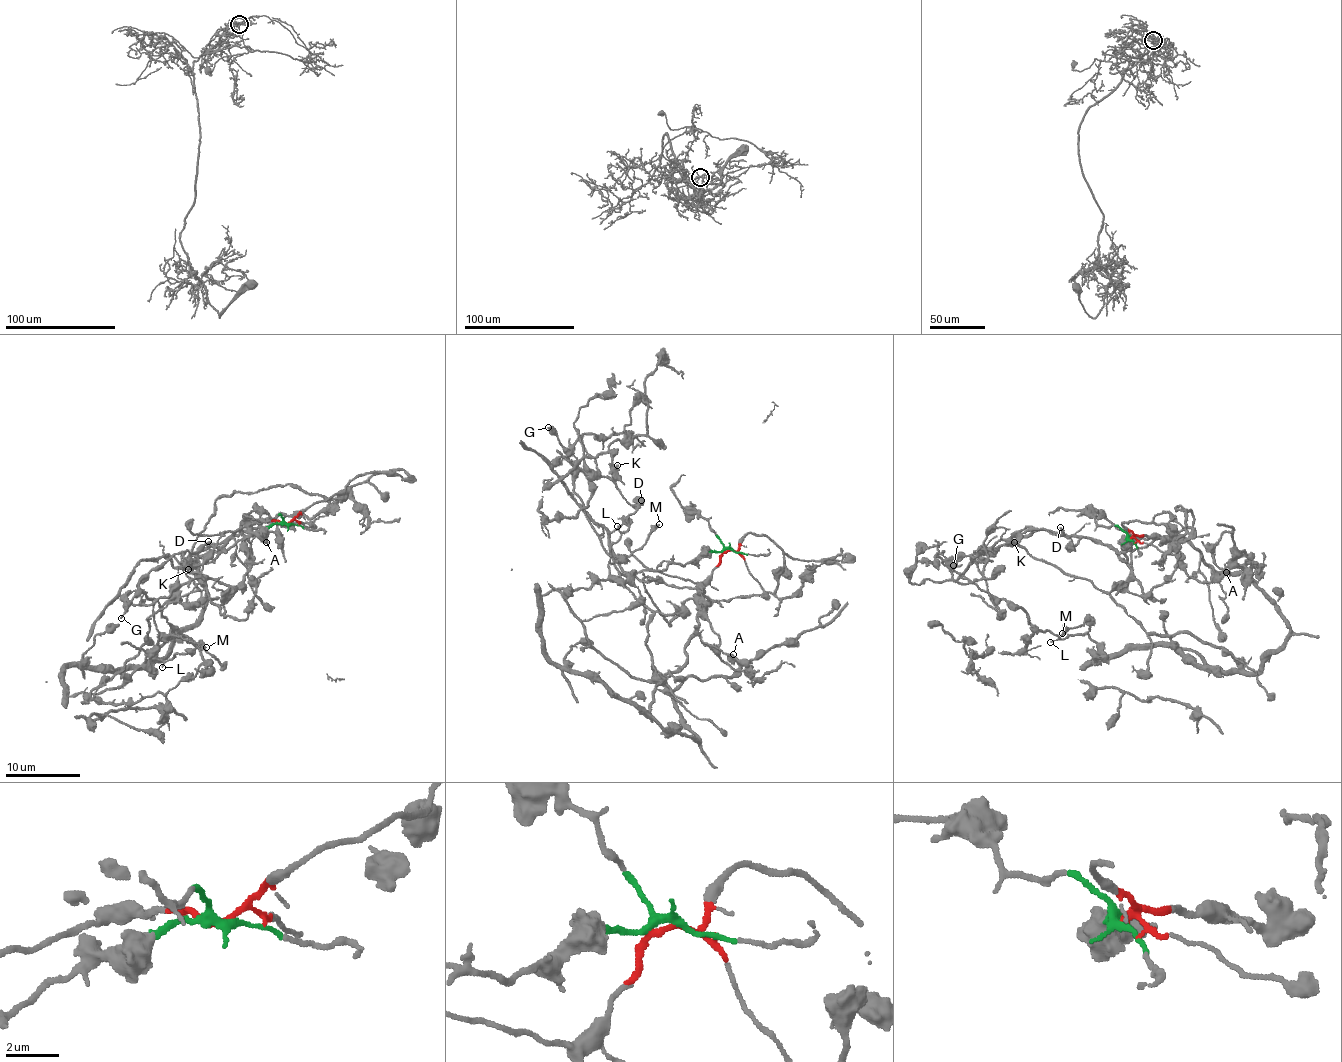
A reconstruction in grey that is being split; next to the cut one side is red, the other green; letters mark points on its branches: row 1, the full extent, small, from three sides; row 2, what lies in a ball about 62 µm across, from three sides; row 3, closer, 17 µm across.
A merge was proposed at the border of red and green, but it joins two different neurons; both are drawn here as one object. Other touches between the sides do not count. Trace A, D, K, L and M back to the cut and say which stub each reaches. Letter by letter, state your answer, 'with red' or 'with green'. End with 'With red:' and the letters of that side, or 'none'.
A: with red
D: with red
K: with red
L: with red
M: with red
With red: A, D, K, L, M

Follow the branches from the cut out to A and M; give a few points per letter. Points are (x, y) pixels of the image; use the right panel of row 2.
A: (1128, 539), (1183, 538), (1228, 574), (1245, 573), (1238, 566), (1251, 556), (1241, 556), (1226, 573)
M: (1128, 539), (1183, 538), (1246, 575), (1289, 639), (1253, 673), (1156, 646), (1099, 665), (1091, 622), (1063, 634)

